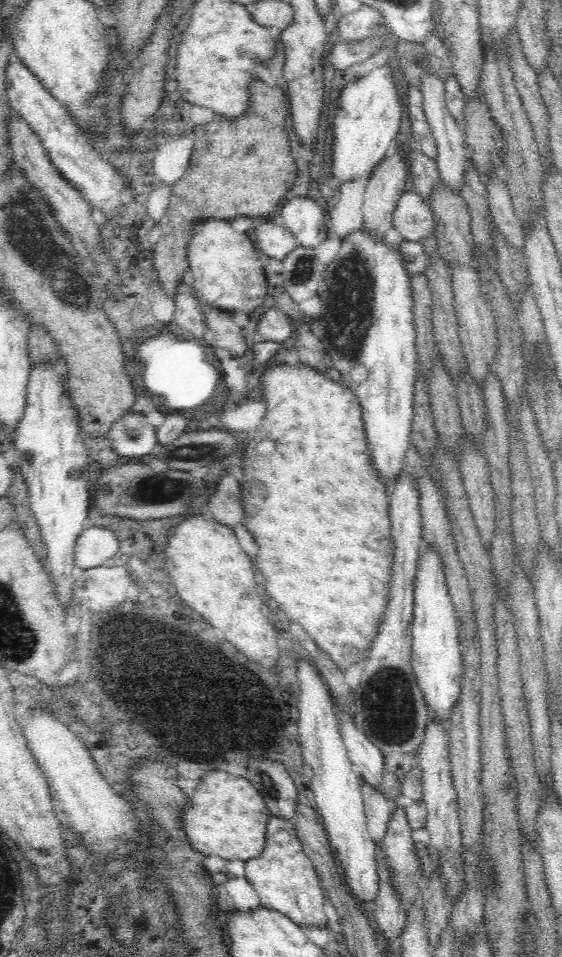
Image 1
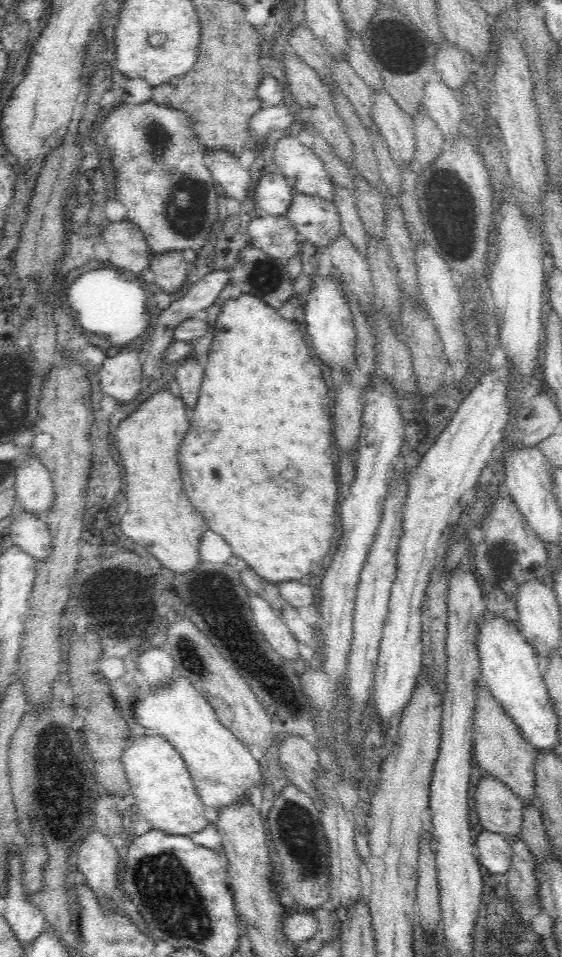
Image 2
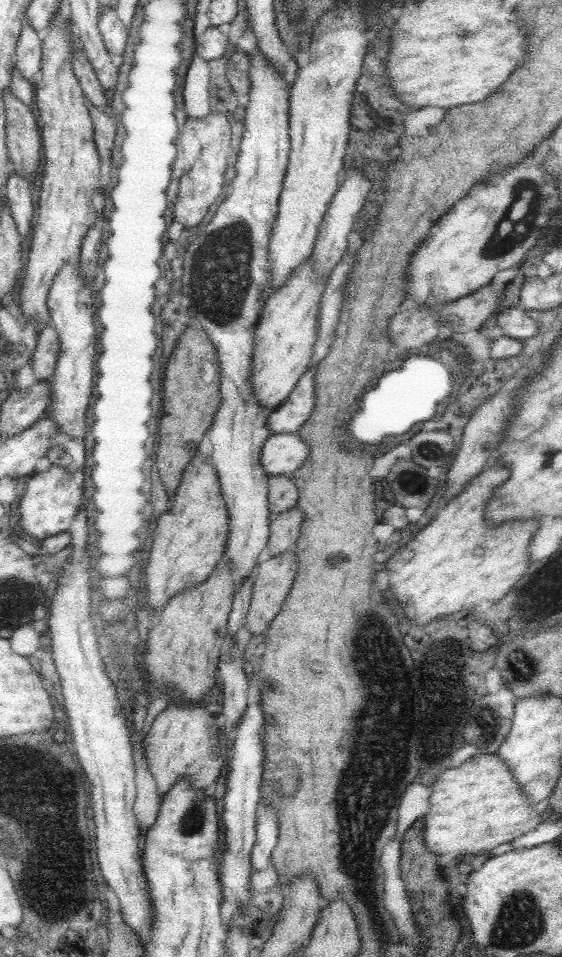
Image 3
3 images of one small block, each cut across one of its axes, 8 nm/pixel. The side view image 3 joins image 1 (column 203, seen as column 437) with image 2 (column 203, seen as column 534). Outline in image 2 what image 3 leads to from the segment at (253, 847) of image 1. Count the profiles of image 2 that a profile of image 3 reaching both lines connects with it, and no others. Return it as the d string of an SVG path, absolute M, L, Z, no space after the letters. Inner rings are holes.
M142 733L131 739L130 746L123 750L121 761L134 798L133 812L142 815L150 828L187 836L202 830L211 821L202 810L202 801L180 753L163 736Z

